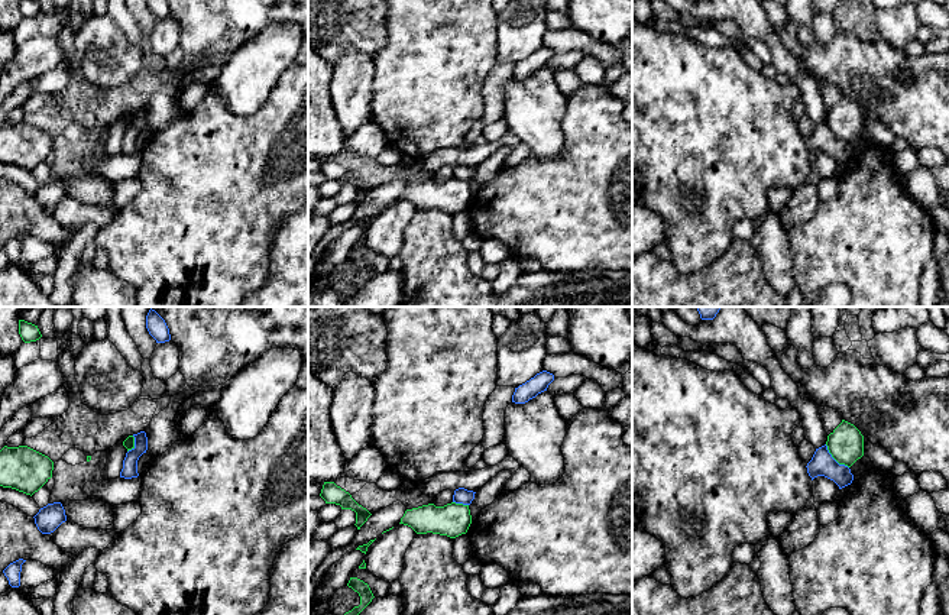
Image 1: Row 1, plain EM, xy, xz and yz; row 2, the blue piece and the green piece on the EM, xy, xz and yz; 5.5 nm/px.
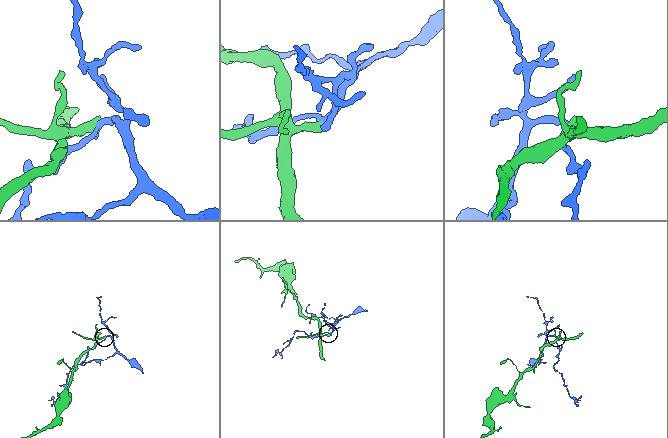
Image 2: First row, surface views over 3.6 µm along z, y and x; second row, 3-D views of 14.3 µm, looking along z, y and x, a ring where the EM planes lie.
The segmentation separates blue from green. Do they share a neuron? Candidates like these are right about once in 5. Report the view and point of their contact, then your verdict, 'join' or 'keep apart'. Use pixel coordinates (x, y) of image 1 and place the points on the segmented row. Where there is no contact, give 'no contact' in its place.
meets blue in yz at (833, 459); keep apart

